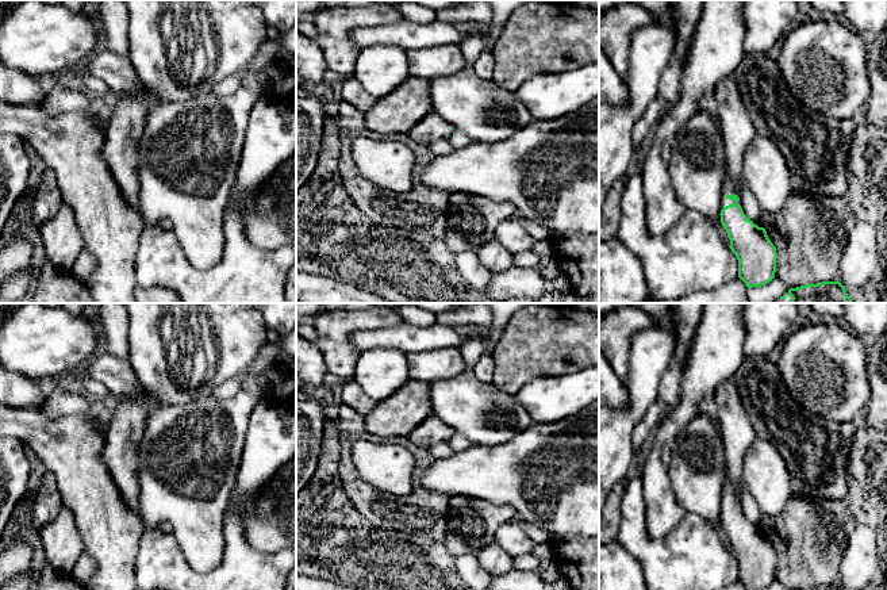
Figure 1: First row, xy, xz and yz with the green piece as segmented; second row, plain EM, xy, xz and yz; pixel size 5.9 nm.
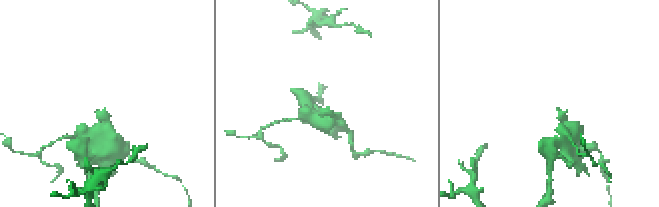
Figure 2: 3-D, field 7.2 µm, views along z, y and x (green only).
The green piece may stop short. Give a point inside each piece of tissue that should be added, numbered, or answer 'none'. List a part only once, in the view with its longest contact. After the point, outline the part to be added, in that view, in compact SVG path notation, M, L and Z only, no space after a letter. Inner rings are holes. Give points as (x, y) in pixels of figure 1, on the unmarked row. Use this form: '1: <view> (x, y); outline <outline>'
1: yz (728, 491); outline M725 471L725 478L723 478L723 493L722 493L722 502L721 502L721 513L729 507L740 507L741 509L741 505L734 505L732 502L727 502L726 498L734 498L734 491L732 489L732 483L730 483L730 479L727 476L727 471Z

